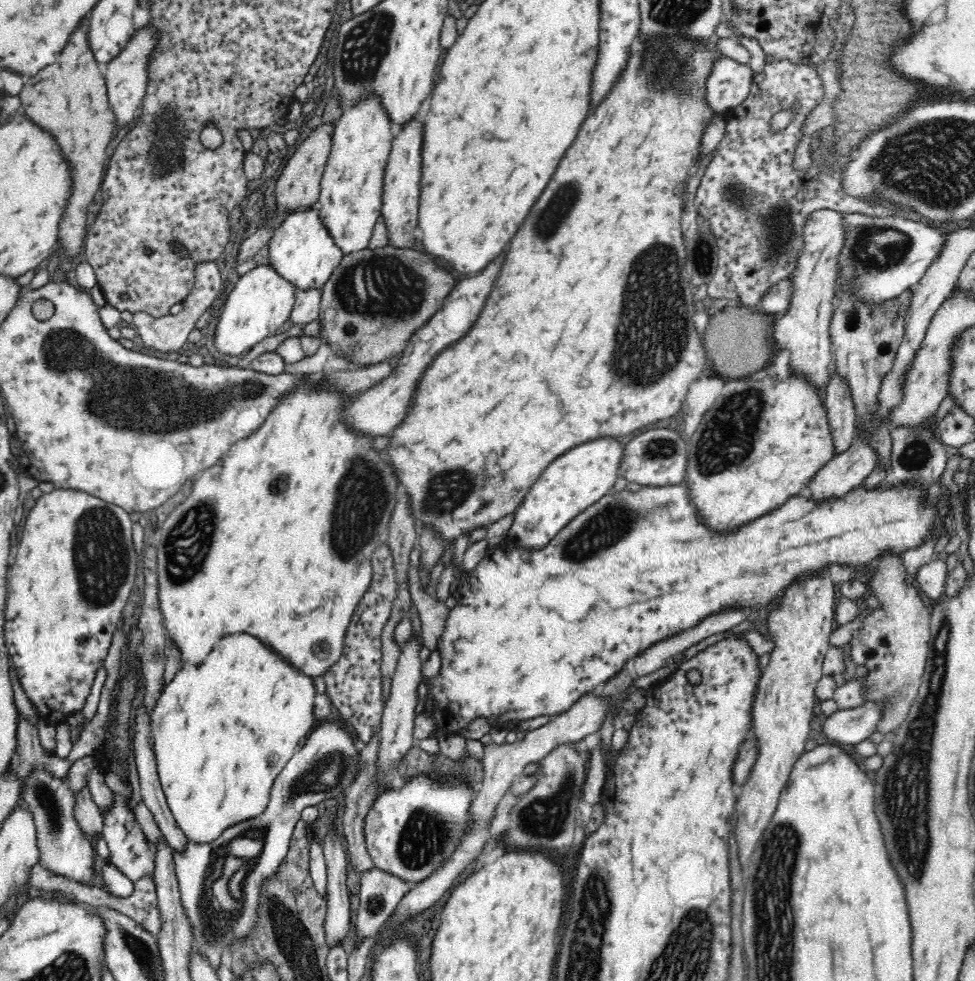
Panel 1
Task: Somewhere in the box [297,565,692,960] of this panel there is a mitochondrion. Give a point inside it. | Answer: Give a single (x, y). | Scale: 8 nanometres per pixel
(545, 820)

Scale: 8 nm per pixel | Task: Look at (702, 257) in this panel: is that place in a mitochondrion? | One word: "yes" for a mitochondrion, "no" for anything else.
yes

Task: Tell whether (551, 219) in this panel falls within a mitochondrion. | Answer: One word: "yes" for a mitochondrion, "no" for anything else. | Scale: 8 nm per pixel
yes

